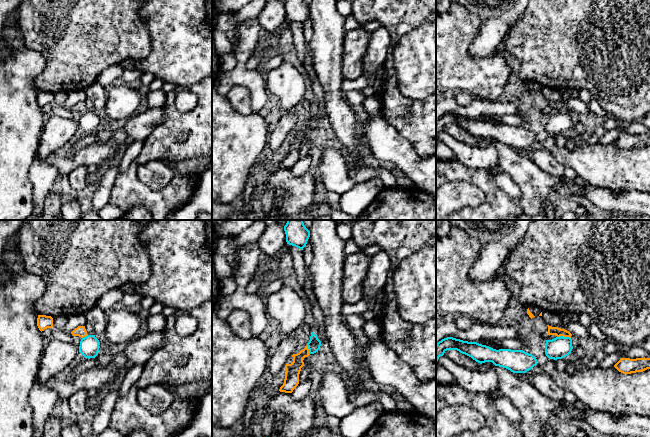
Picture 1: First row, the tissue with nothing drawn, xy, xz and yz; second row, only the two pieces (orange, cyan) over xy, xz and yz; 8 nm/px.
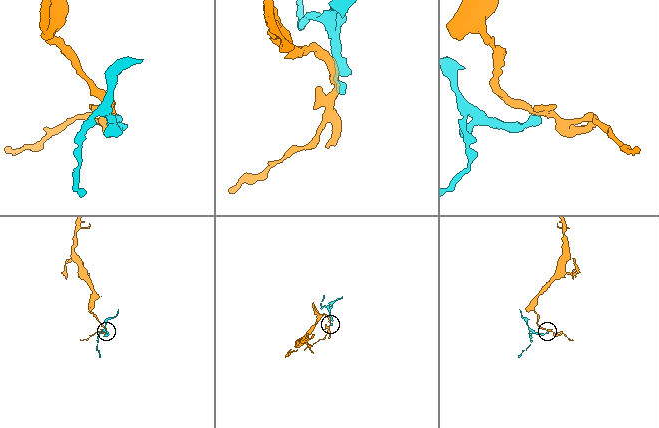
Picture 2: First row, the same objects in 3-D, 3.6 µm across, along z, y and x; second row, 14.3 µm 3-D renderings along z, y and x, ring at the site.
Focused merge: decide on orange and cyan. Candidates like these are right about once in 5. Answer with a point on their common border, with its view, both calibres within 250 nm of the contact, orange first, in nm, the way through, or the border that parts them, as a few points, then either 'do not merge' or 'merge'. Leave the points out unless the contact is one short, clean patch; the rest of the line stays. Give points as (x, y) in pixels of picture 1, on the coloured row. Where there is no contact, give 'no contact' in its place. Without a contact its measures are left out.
meets orange in yz at (564, 336); 70 nm thick on the orange side, 170 nm on the other; border along yz (557, 336), (568, 336), (570, 338); do not merge

